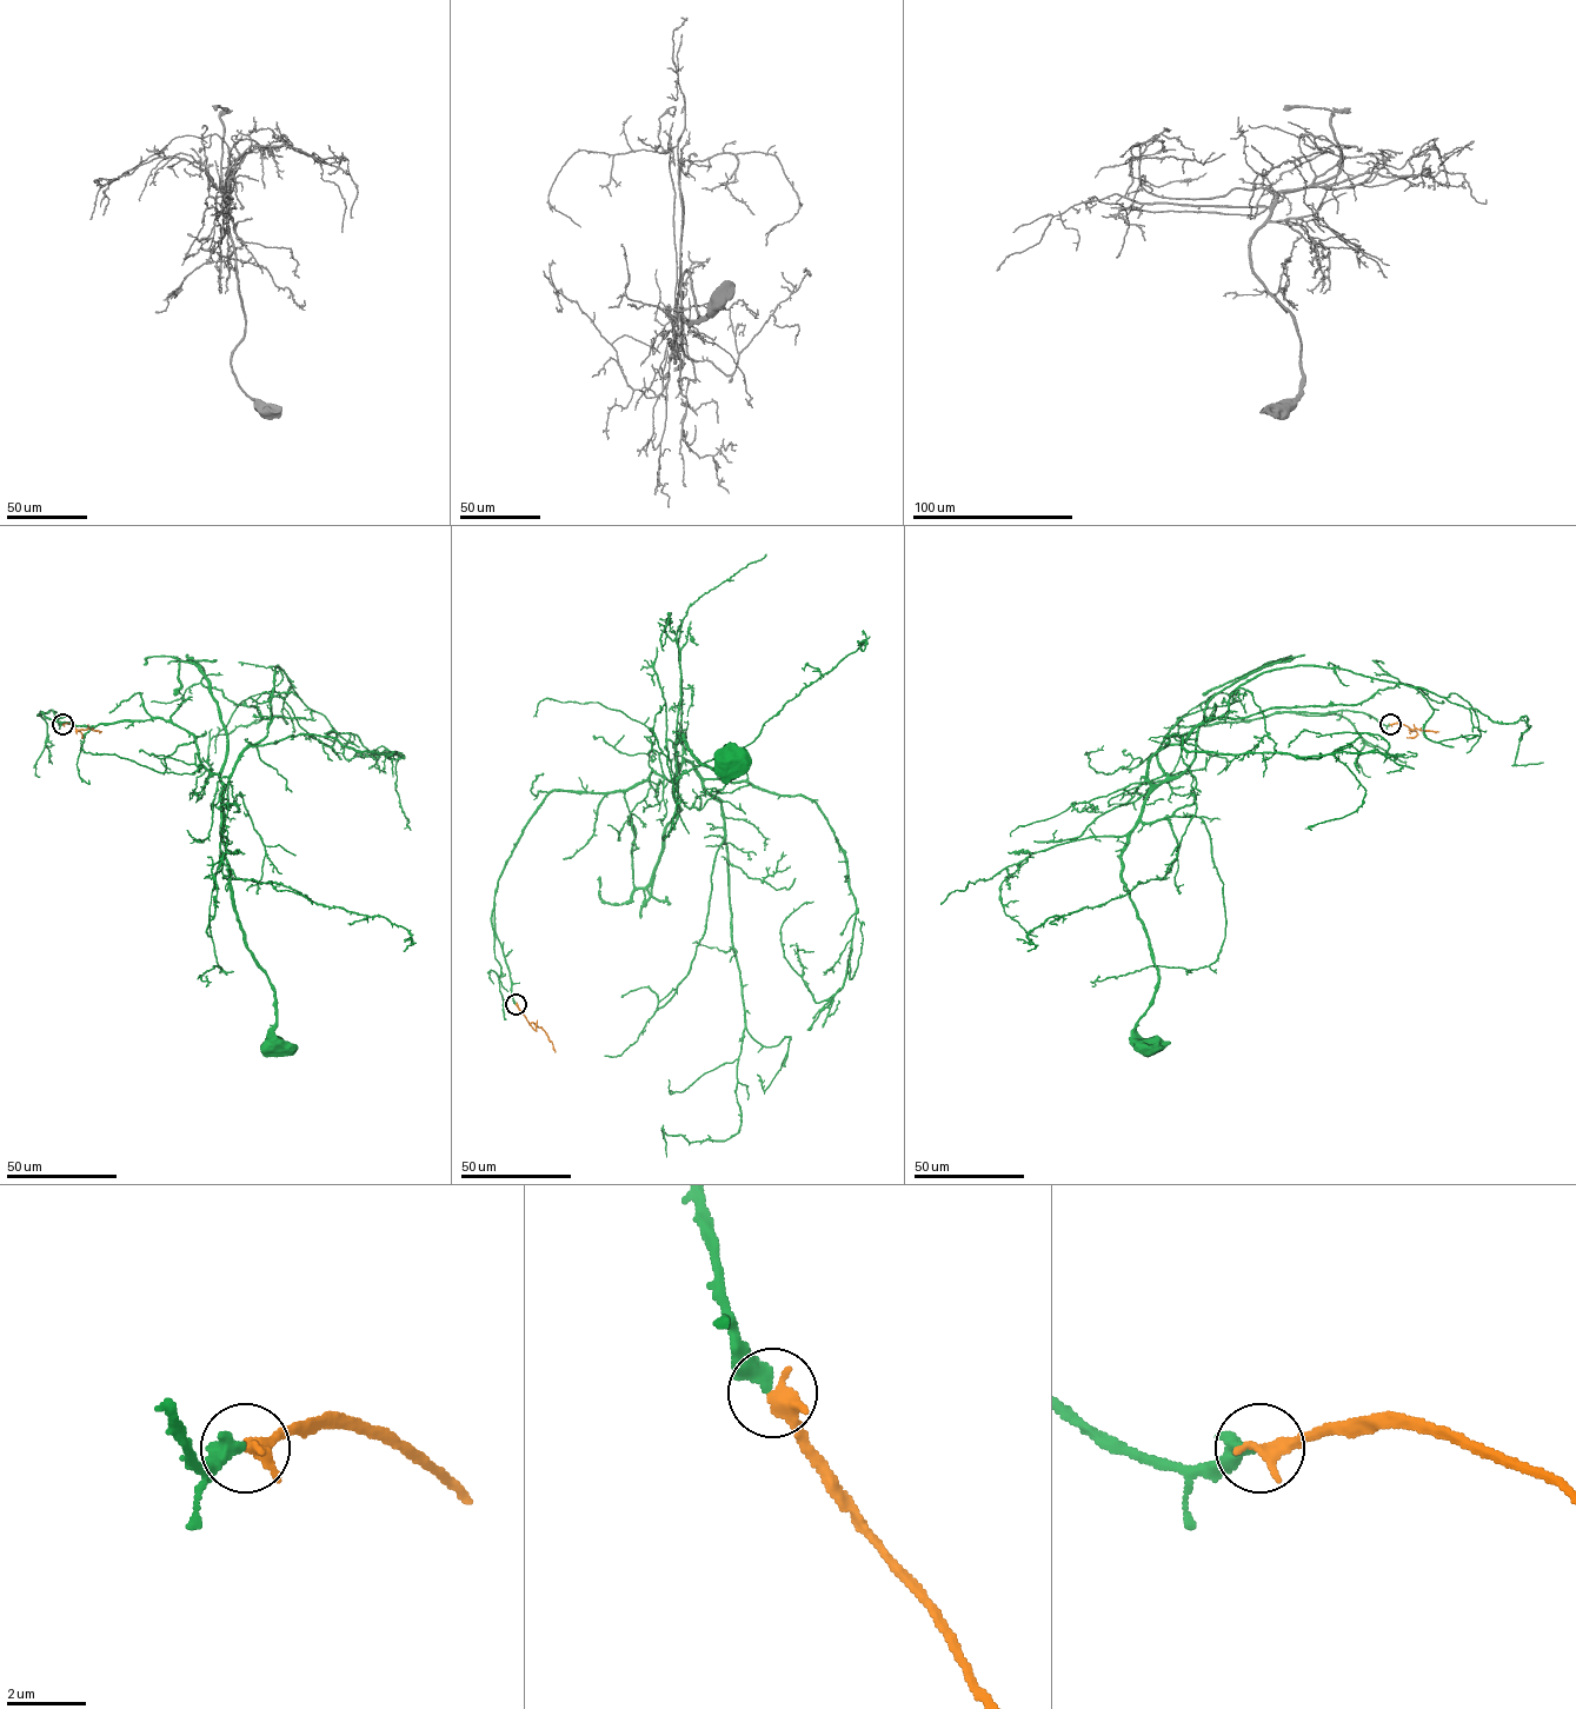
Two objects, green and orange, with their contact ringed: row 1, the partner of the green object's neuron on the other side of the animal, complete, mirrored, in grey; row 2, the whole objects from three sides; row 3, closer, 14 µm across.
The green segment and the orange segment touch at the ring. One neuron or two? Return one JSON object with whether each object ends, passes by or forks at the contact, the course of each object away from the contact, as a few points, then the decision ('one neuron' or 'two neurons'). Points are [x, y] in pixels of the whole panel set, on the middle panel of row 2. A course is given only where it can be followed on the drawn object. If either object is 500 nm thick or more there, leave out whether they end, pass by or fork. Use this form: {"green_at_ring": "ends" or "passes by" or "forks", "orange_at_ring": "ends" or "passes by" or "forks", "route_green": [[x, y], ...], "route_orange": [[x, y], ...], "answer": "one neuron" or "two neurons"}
{"green_at_ring": "ends", "orange_at_ring": "ends", "route_green": [[516, 1004], [493, 897], [543, 800], [625, 791], [651, 771], [673, 779], [679, 735], [724, 771], [722, 753]], "route_orange": [[516, 1004], [529, 1023], [545, 1032], [556, 1052]], "answer": "one neuron"}

